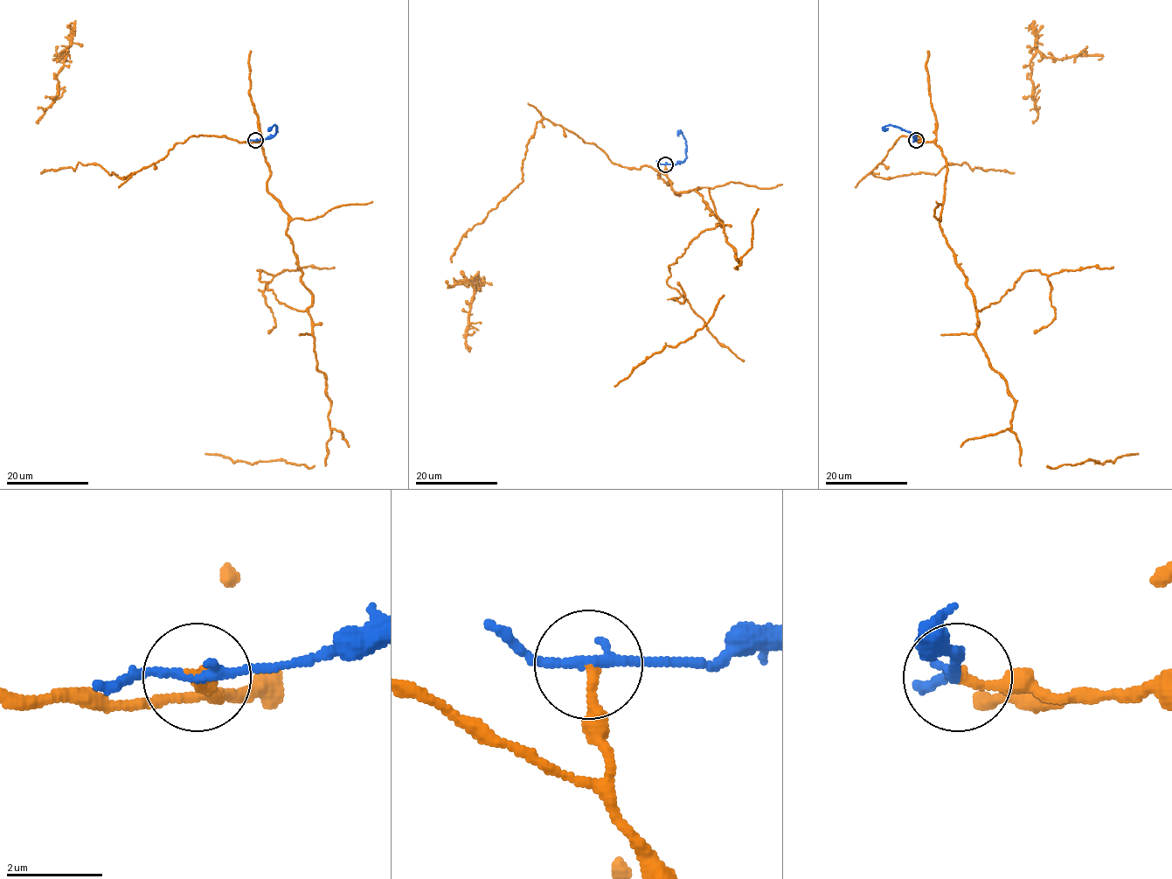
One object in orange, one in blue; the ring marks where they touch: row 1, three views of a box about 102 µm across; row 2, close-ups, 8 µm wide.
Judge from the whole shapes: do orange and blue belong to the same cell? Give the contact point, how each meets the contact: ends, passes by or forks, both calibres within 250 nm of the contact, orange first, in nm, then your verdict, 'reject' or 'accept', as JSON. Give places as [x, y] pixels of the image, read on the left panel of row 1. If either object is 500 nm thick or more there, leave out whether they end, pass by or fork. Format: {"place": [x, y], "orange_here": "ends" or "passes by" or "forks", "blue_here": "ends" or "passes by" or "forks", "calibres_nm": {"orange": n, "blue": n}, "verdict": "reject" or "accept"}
{"place": [255, 140], "orange_here": "ends", "blue_here": "passes by", "calibres_nm": {"orange": 200, "blue": 200}, "verdict": "reject"}

